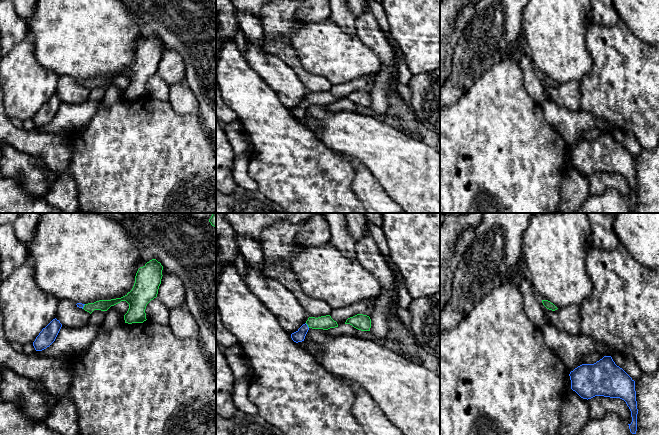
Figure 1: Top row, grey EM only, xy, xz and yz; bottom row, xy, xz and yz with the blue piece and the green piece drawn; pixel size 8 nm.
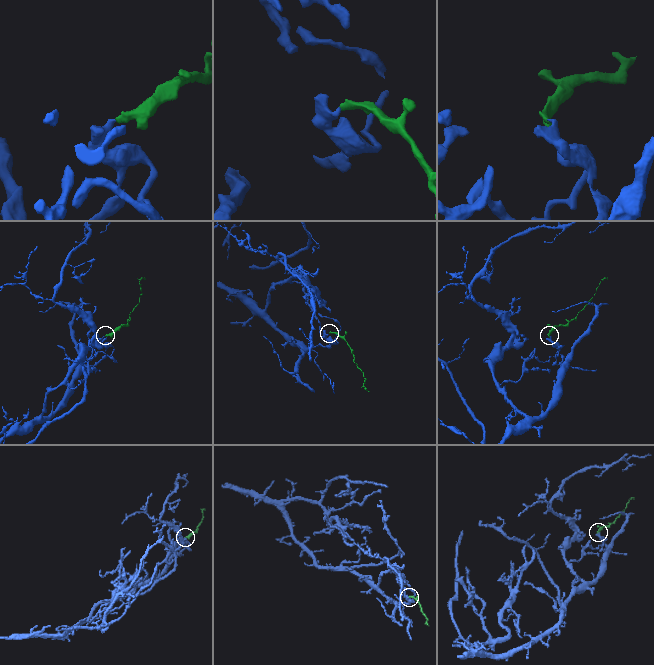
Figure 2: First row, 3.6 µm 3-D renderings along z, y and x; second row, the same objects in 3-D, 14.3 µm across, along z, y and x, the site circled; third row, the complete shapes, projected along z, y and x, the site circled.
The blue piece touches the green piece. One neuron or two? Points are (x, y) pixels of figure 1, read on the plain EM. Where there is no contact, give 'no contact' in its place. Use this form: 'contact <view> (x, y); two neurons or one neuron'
contact xz (307, 101); one neuron

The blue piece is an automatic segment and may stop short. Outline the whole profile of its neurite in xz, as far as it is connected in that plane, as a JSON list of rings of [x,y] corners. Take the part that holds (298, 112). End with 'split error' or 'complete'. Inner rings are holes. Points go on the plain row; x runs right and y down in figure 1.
[[[330,91],[318,94],[309,93],[305,100],[303,100],[296,108],[291,110],[291,114],[294,118],[298,119],[304,117],[310,104],[328,106],[335,103],[338,103],[338,100],[331,94]]] | split error

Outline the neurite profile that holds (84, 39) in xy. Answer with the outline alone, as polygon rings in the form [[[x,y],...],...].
[[[37,0],[34,12],[26,24],[28,30],[24,40],[30,40],[33,43],[37,62],[58,76],[67,75],[76,80],[94,79],[99,76],[111,76],[127,71],[134,62],[135,52],[139,45],[137,40],[142,35],[142,25],[131,16],[126,6],[120,0]]]

